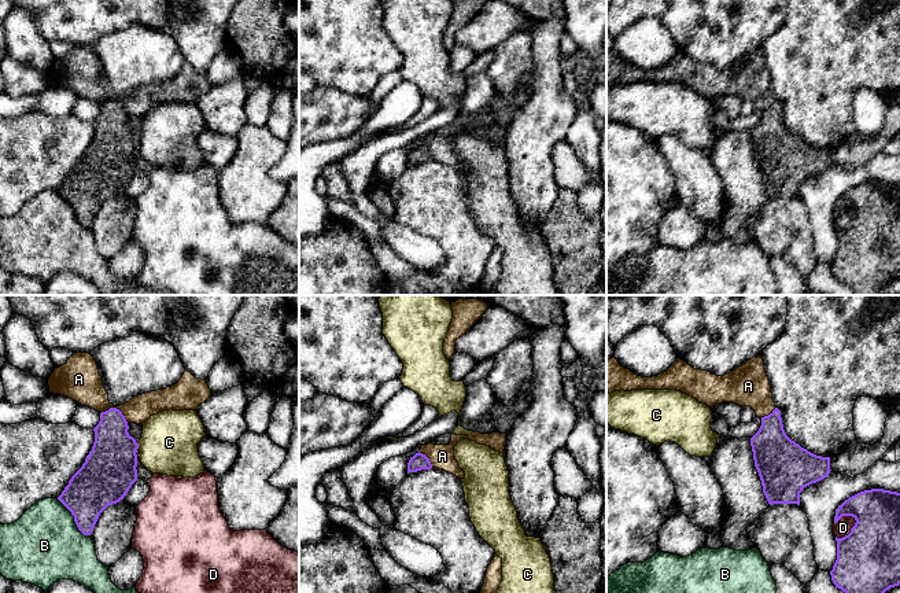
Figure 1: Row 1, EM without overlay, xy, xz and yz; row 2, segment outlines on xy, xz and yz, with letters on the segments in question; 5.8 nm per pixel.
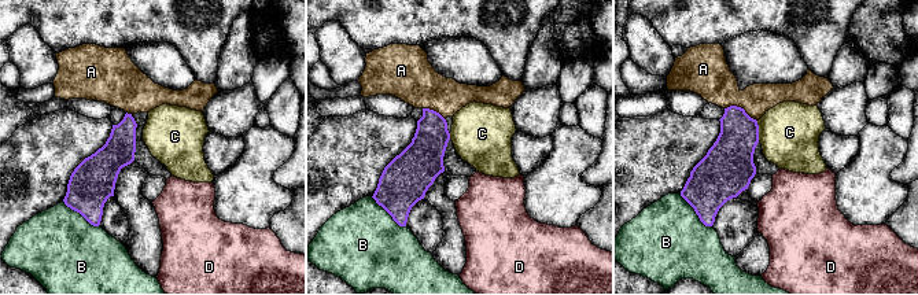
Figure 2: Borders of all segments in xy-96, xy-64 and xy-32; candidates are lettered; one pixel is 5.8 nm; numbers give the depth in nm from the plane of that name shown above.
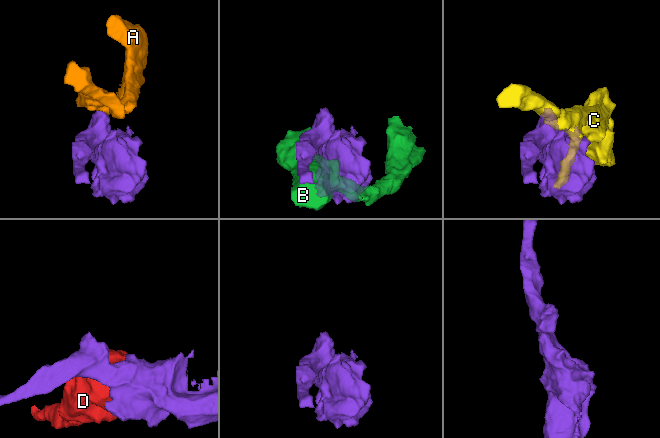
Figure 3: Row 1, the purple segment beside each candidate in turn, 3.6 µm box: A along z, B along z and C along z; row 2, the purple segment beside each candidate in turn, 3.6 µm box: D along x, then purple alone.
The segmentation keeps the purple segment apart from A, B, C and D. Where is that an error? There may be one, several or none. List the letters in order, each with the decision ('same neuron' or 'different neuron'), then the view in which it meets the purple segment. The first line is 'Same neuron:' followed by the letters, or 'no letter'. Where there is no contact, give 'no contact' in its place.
Same neuron: no letter
A: different neuron; meets purple in xy
B: different neuron; meets purple in xy
C: different neuron; meets purple in xy
D: different neuron; meets purple in yz

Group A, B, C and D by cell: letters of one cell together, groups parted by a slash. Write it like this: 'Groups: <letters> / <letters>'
Groups: A / B / C / D

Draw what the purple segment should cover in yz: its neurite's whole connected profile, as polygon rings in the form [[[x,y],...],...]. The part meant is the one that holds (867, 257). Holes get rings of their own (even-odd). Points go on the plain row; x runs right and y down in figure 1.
[[[884,181],[860,184],[838,198],[834,216],[842,209],[852,209],[856,216],[848,228],[836,229],[837,253],[830,264],[831,273],[855,295],[884,295],[882,287],[900,277],[900,185]]]

